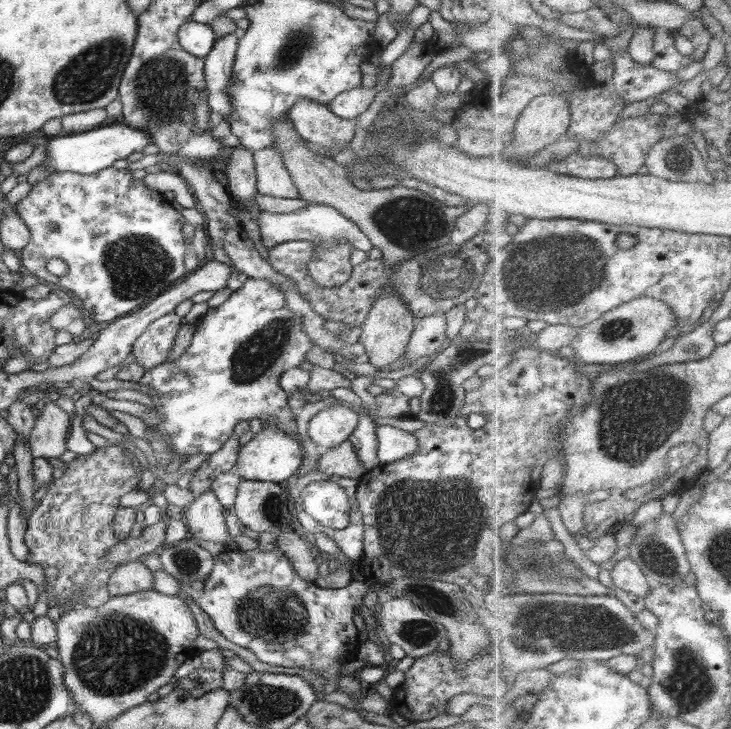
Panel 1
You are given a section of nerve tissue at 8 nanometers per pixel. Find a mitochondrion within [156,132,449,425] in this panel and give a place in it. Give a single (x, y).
(261, 351)

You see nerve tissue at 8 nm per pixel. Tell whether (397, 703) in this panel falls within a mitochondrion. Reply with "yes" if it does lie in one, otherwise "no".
no

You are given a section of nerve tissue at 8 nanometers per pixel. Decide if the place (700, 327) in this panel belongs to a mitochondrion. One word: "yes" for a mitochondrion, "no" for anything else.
no

